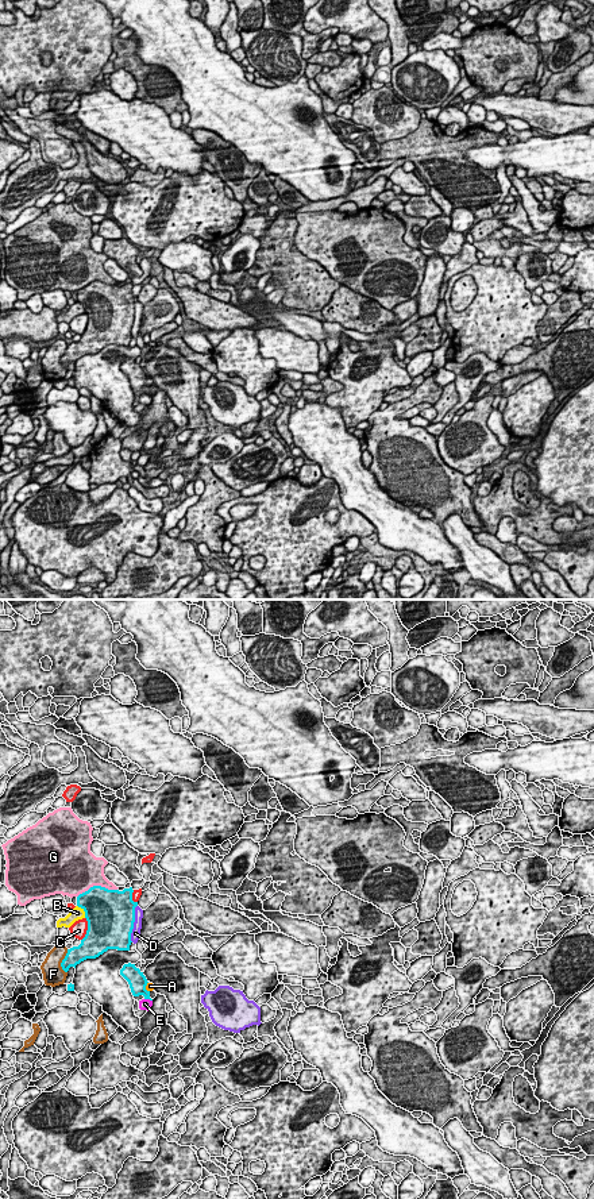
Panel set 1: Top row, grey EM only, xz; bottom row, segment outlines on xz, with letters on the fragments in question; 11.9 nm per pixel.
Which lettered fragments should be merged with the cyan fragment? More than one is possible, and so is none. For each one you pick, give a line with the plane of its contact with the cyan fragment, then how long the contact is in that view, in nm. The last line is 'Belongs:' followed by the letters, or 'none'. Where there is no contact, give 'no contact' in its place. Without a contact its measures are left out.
Belongs: none

